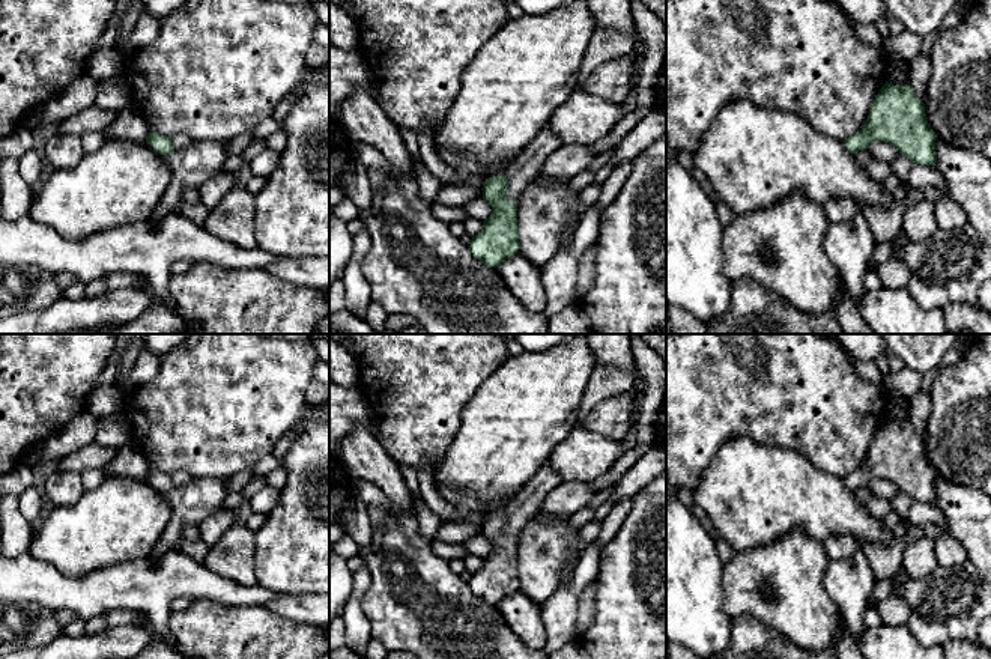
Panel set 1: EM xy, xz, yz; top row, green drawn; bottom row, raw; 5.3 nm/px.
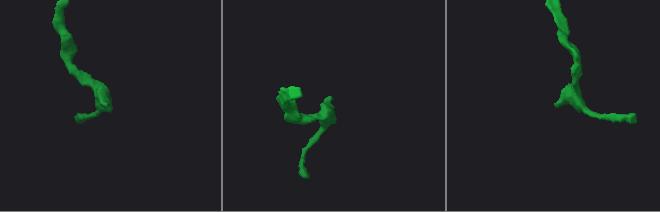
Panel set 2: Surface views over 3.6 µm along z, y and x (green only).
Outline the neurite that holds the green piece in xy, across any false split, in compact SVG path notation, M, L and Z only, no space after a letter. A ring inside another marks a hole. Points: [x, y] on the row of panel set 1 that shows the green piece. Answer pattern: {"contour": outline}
{"contour": "M149 132L147 144L150 144L159 155L168 155L173 150L182 150L194 141L186 134L165 137L156 132Z"}

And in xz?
{"contour": "M546 123L541 132L507 166L505 176L486 179L481 188L483 199L492 206L493 214L483 221L481 232L472 236L468 245L475 259L496 268L519 253L516 202L559 144L550 123Z"}

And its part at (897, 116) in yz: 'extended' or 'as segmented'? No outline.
as segmented

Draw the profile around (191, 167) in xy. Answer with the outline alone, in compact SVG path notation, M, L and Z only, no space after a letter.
M194 141L182 150L162 155L173 178L150 218L156 220L171 214L182 202L185 188L200 188L208 179L220 173L230 156L226 144L221 141Z

